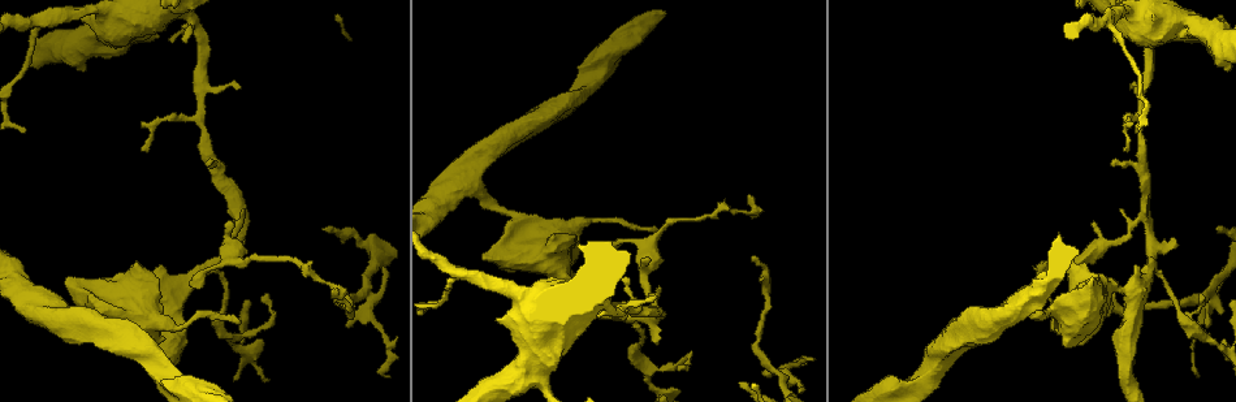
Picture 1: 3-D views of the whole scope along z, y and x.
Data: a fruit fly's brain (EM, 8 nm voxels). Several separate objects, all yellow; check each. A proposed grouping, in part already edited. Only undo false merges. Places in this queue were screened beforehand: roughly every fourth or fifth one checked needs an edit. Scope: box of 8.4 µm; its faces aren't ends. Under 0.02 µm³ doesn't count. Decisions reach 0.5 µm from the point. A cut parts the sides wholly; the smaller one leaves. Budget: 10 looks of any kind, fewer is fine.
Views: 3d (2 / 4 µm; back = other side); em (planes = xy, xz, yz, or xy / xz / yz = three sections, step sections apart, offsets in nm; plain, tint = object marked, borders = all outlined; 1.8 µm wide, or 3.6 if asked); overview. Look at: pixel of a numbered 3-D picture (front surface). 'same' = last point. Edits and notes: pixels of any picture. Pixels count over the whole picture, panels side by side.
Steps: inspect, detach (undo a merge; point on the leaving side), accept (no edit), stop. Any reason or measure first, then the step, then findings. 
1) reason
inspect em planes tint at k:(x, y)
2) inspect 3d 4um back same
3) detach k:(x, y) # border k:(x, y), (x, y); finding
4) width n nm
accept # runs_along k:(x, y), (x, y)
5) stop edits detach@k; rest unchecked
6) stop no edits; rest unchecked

sudden change in width
inspect em planes borders at 1:(784, 378)

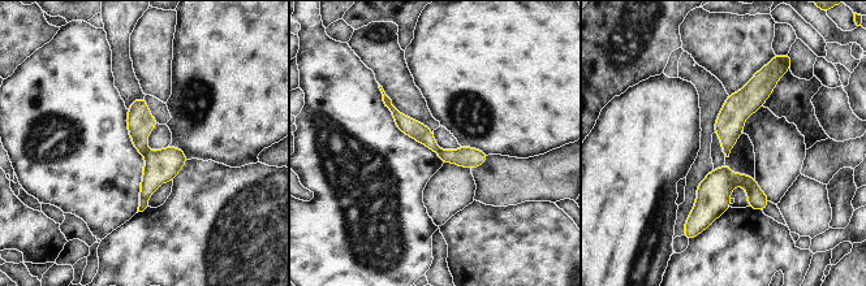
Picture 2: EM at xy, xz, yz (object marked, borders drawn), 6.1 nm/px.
width 110 nm
detach 2:(162, 165) # a second cell is stuck on

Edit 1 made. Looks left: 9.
arms part here
inspect em xy step 16 tint at 1:(628, 315)

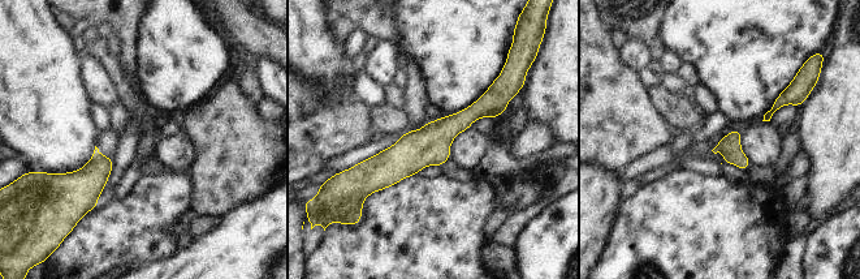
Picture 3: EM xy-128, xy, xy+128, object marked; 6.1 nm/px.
another direction
inspect em xz step 8 tint same

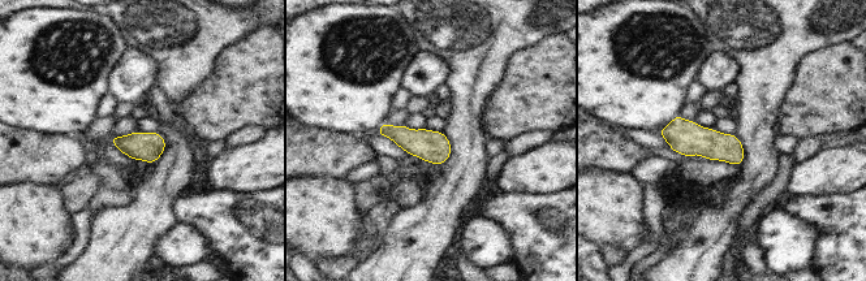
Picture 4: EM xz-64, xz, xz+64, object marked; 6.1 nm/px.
accept # continuous, no second cell

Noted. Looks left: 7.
see it whole again
inspect overview

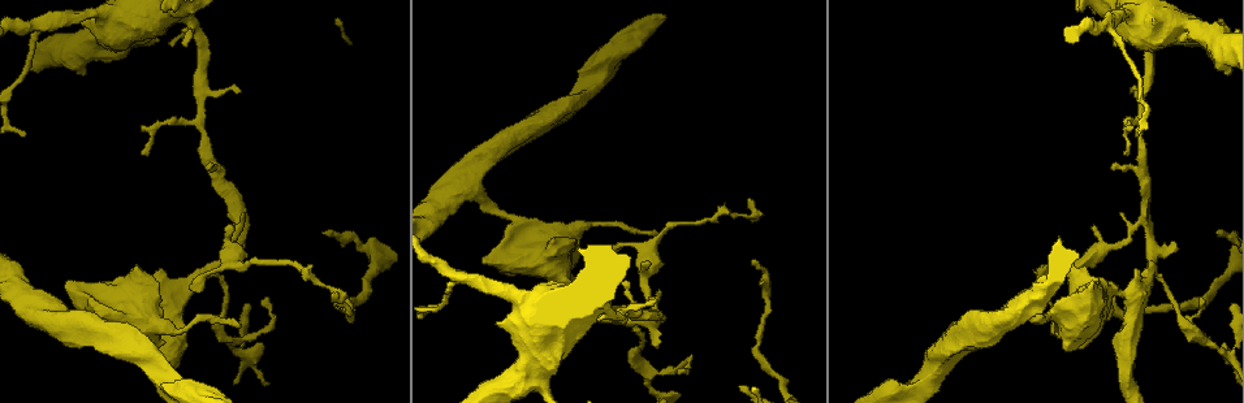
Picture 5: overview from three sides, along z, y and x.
three-way junction
inspect 3d 4um back at 5:(51, 305)

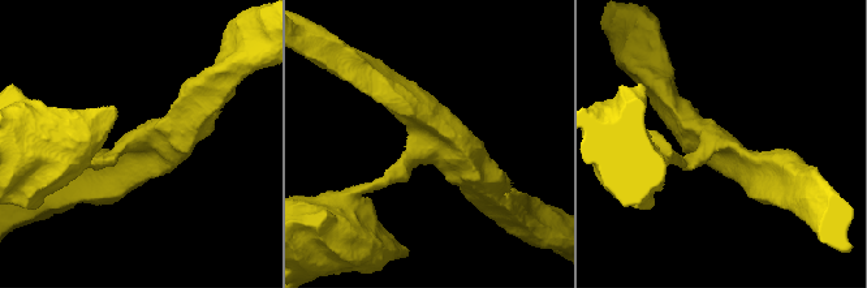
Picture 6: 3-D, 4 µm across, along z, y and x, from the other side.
inspect em planes tint at 6:(137, 138)

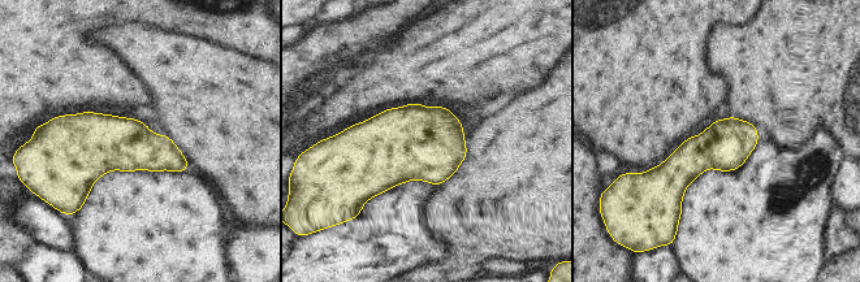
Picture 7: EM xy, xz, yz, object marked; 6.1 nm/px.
accept # one cell here

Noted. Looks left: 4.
calibre changes
inspect em 3.6um yz step 4 tint at 5:(117, 318)

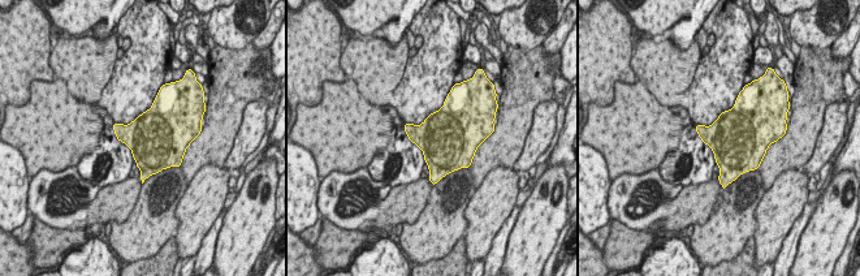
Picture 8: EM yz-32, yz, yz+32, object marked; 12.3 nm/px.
width 650 nm
accept # one cell here

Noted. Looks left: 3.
stop edits detach@2; rest unchecked

